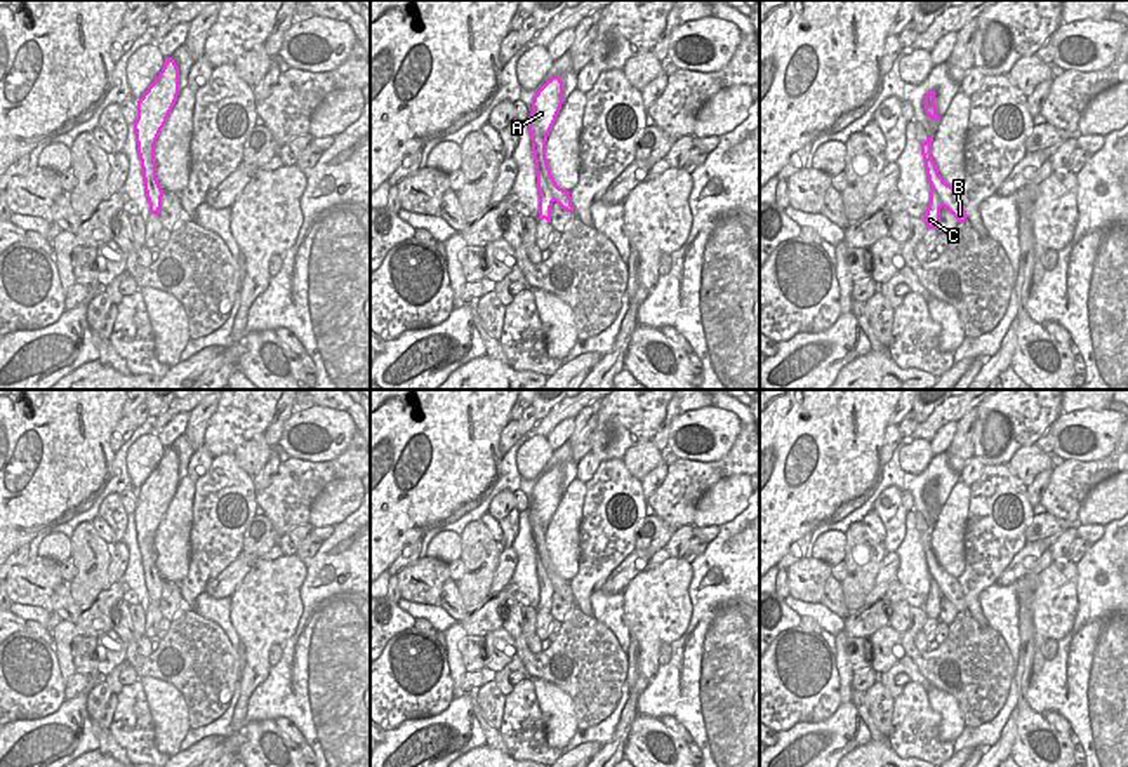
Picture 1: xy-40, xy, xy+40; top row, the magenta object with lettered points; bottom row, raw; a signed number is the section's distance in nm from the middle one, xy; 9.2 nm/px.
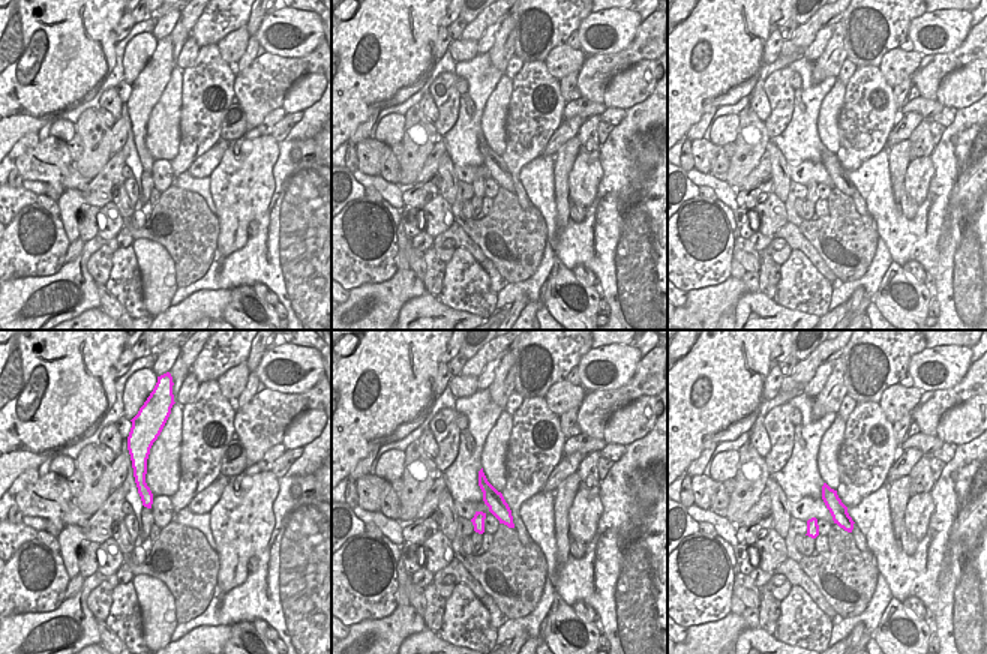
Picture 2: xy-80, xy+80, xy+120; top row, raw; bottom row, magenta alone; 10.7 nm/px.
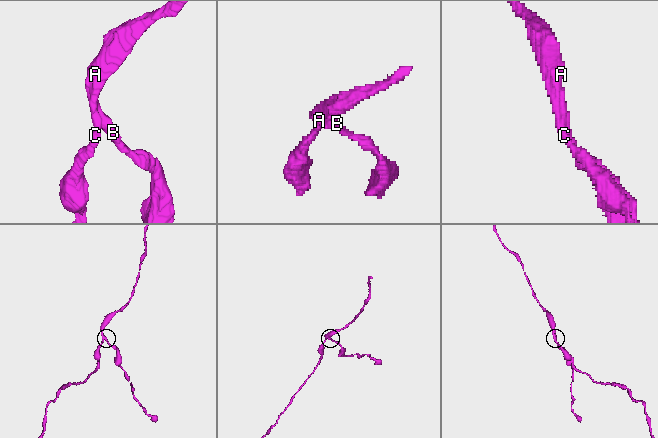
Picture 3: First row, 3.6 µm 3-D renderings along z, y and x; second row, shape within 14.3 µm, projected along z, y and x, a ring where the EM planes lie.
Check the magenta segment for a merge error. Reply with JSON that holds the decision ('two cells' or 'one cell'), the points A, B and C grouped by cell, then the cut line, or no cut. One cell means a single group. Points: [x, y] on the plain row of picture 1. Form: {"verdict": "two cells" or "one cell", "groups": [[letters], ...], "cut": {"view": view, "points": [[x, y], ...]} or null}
{"verdict": "two cells", "groups": [["A", "C"], ["B"]], "cut": {"view": "xy", "points": [[544, 562], [546, 574], [555, 590]]}}

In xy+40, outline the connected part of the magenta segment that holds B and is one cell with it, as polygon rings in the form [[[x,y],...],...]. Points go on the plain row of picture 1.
[[[928,525],[926,530],[919,534],[930,576],[939,583],[942,597],[947,598],[958,609],[958,612],[965,612],[966,600],[958,579],[944,570],[944,567],[939,564],[937,555],[930,550]]]

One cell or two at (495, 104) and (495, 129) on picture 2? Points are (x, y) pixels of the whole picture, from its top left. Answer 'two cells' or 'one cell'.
one cell

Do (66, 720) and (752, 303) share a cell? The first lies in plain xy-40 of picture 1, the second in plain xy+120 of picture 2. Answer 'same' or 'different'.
different

